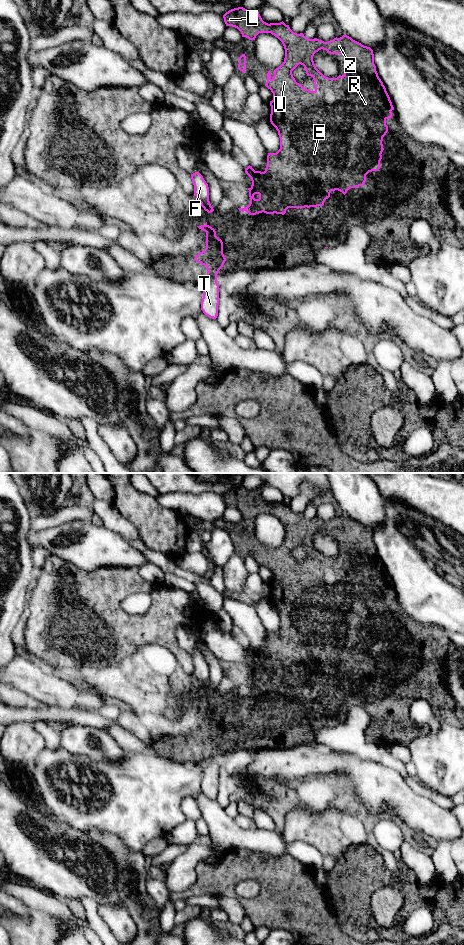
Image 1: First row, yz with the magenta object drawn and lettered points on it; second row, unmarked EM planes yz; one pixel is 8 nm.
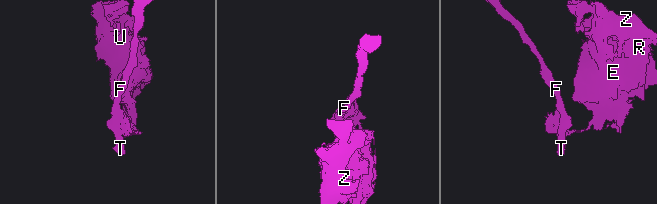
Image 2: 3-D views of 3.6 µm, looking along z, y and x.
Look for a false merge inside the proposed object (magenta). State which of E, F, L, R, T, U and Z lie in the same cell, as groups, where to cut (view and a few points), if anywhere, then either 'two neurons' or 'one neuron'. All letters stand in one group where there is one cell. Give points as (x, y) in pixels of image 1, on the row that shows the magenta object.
E L R U Z / F T; cut in yz along (220, 239), (213, 248), (215, 261), (207, 267); two neurons

